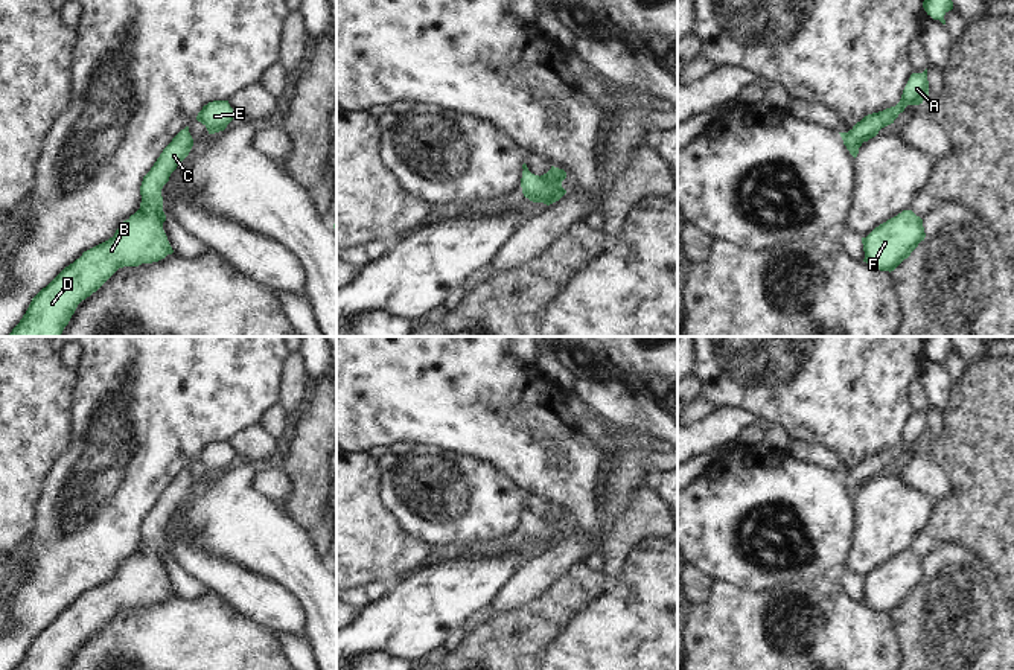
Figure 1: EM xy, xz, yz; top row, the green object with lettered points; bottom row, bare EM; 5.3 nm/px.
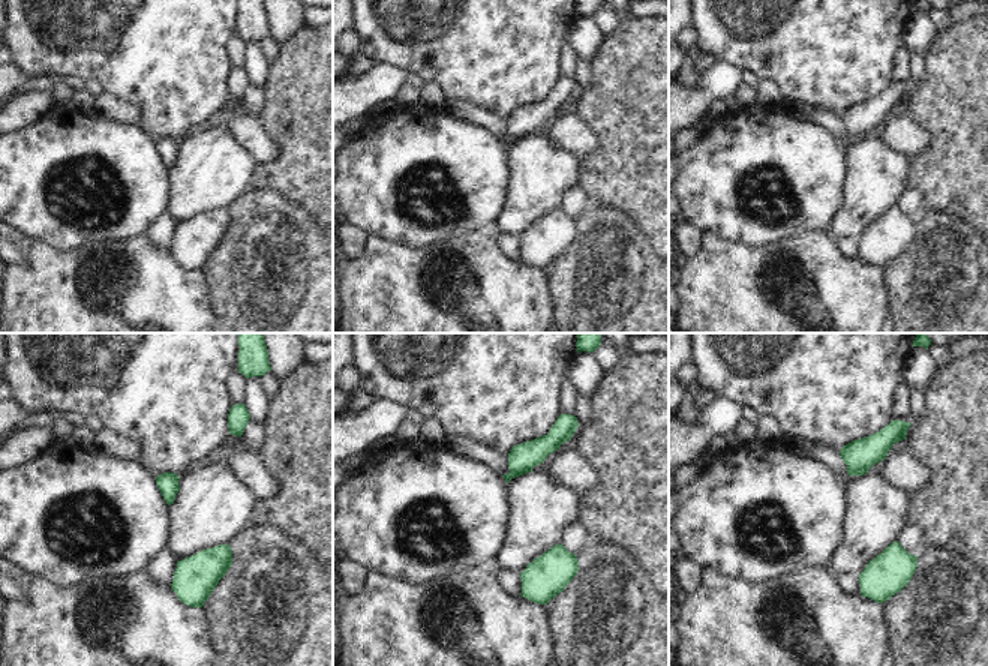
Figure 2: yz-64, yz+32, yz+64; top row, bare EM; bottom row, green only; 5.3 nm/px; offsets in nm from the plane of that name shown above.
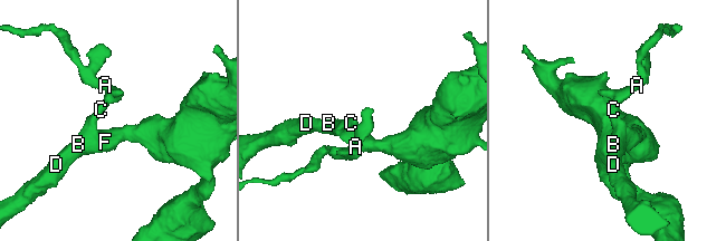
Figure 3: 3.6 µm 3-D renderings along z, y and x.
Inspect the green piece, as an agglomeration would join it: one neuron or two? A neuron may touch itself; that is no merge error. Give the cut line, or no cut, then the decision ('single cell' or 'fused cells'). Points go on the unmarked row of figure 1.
no cut; single cell

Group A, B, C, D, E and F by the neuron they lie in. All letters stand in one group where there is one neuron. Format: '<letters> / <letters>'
A B C D E F

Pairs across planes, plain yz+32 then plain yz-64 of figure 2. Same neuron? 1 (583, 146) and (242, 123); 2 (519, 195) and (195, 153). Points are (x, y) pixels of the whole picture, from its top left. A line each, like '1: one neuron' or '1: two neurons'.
1: one neuron
2: one neuron

